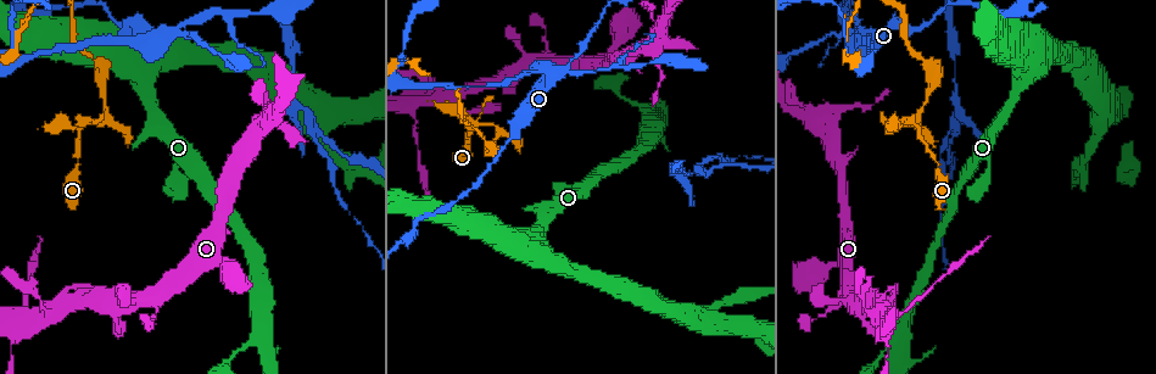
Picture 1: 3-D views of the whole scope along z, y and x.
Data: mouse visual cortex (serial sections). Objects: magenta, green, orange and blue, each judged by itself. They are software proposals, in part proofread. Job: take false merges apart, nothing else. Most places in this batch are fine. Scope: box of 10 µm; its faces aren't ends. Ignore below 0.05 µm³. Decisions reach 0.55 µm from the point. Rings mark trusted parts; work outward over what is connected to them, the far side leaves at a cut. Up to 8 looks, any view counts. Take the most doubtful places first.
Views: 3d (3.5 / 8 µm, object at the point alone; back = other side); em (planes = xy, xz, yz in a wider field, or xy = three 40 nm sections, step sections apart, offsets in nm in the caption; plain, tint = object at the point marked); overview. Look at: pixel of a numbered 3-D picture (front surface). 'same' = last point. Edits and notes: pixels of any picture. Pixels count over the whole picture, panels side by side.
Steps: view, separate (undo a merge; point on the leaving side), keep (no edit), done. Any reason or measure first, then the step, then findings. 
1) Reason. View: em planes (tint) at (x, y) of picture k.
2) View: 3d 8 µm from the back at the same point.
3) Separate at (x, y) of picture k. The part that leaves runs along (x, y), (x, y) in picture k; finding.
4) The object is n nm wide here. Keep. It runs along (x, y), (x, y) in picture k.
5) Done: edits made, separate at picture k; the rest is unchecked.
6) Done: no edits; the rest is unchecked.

Sudden change in width. View: 3d 3.5 µm at (840, 34) of picture 1.

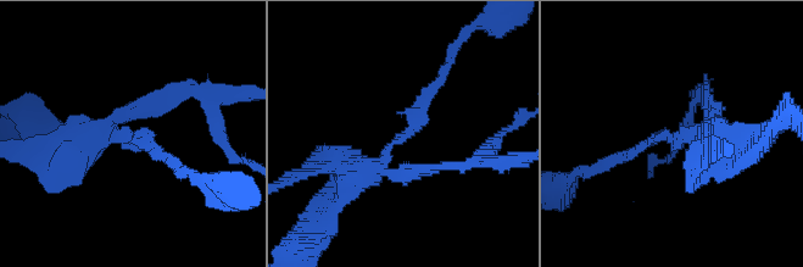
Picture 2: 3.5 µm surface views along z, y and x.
The arms are 150, 250 nm wide; now the EM. View: em xy step 3 (tint) at (116, 136) of picture 2.

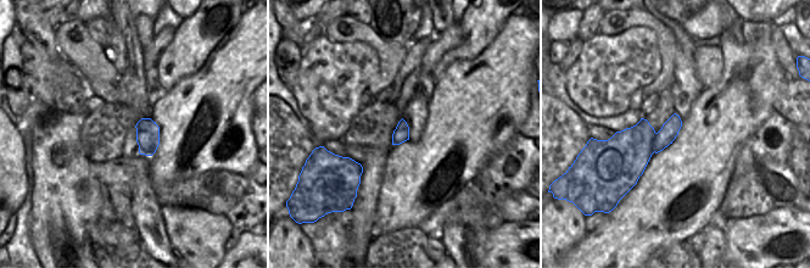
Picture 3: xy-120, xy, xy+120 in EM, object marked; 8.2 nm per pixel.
Separate at (154, 104) of picture 2. Two cells meet here.

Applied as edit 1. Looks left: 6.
View: overview.

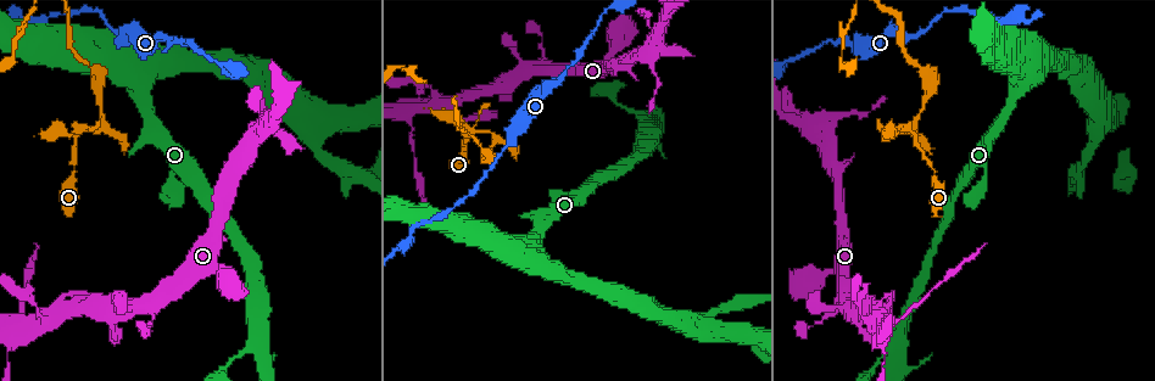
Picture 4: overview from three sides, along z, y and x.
Arms part here. View: 3d 3.5 µm at (79, 127) of picture 4.

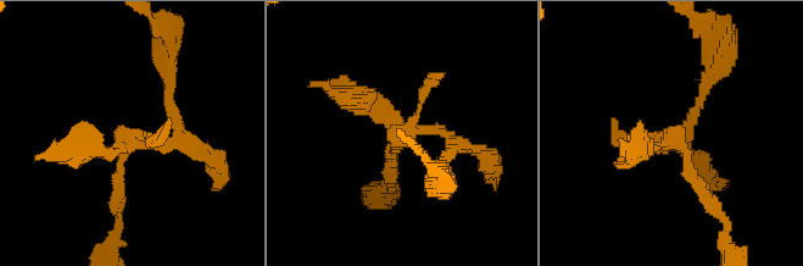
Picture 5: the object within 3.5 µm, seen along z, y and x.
View: em planes (tint) at (672, 138) of picture 5.

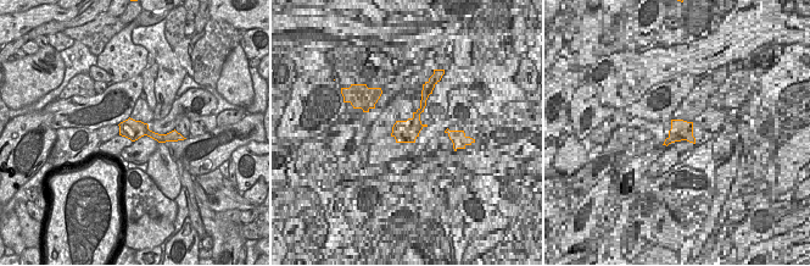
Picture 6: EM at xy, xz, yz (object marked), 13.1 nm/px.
Separate at (692, 114) of picture 5. The part that leaves runs along (162, 147), (177, 139), (166, 65) in picture 5; a second cell is stuck on.

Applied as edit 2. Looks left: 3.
View: overview.

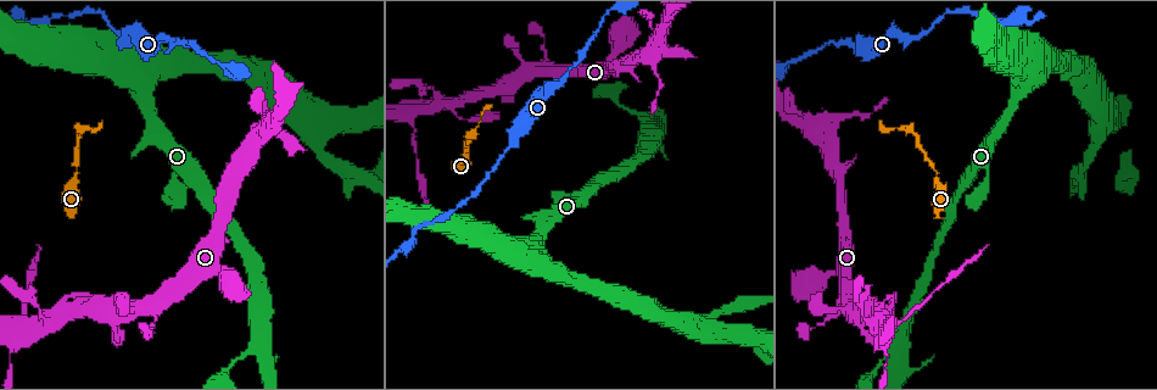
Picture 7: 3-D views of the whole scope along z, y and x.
View: 3d 3.5 µm at (1030, 85) of picture 7.

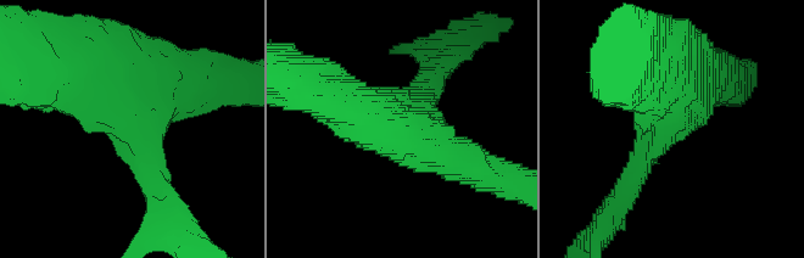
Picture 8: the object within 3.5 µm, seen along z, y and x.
Shape alone is not enough. View: em xy step 3 (tint) at (670, 123) of picture 8.

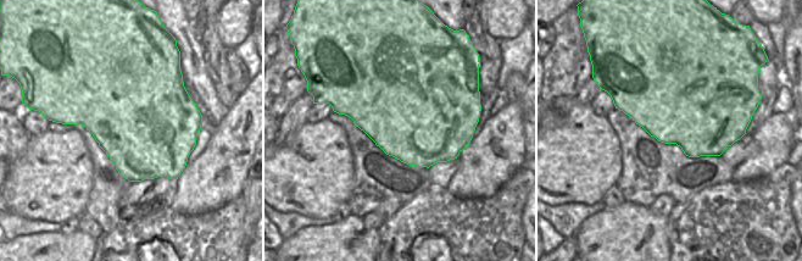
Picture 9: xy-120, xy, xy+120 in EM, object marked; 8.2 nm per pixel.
Keep. It runs along (637, 170), (705, 77), (721, 77) in picture 8; one cell here.

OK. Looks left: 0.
Done: edits made, separate at picture 2, separate at picture 5; the rest is unchecked.

